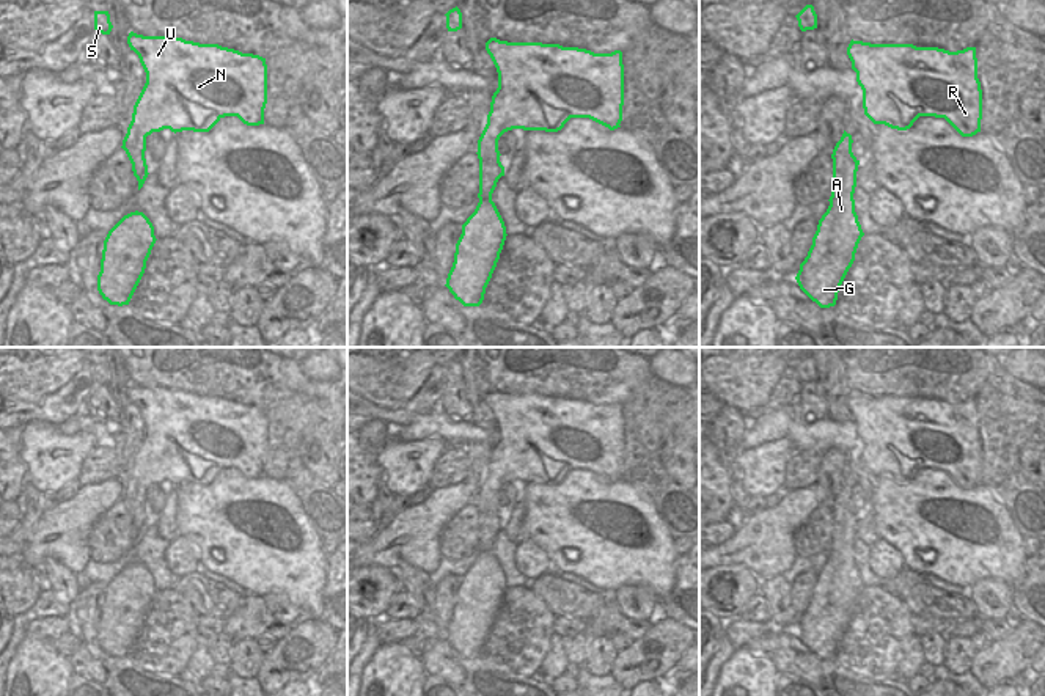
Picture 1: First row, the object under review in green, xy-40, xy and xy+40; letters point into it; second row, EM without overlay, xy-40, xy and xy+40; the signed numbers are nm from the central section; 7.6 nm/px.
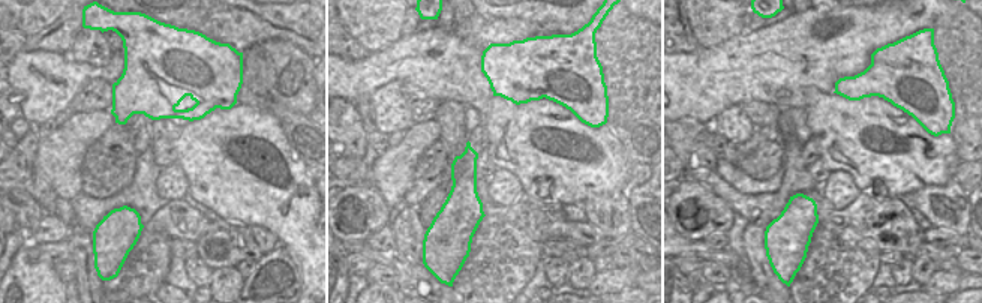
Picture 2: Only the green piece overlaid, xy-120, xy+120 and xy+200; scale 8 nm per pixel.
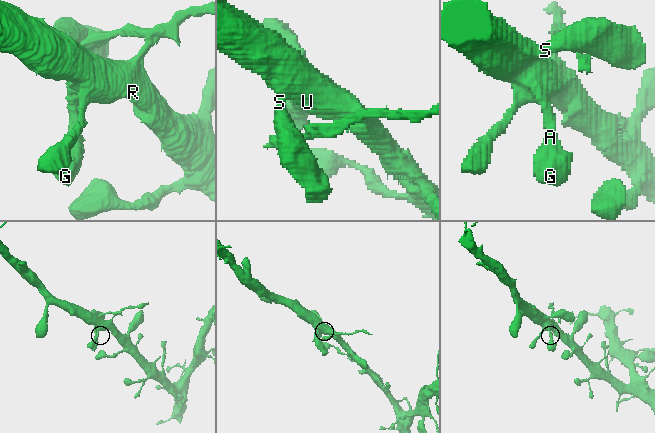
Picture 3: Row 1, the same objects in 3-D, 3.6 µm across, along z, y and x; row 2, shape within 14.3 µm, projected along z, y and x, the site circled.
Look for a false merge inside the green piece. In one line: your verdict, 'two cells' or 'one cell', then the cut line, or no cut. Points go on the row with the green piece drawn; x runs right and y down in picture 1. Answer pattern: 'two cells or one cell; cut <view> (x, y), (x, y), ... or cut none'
one cell; cut none

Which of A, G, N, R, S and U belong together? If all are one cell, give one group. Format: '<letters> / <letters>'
A G N R S U

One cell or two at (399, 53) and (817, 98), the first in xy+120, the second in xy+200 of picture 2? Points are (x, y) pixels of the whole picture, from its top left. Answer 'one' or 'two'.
two

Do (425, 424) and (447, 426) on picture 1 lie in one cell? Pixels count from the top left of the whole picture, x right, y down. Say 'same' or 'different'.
same

